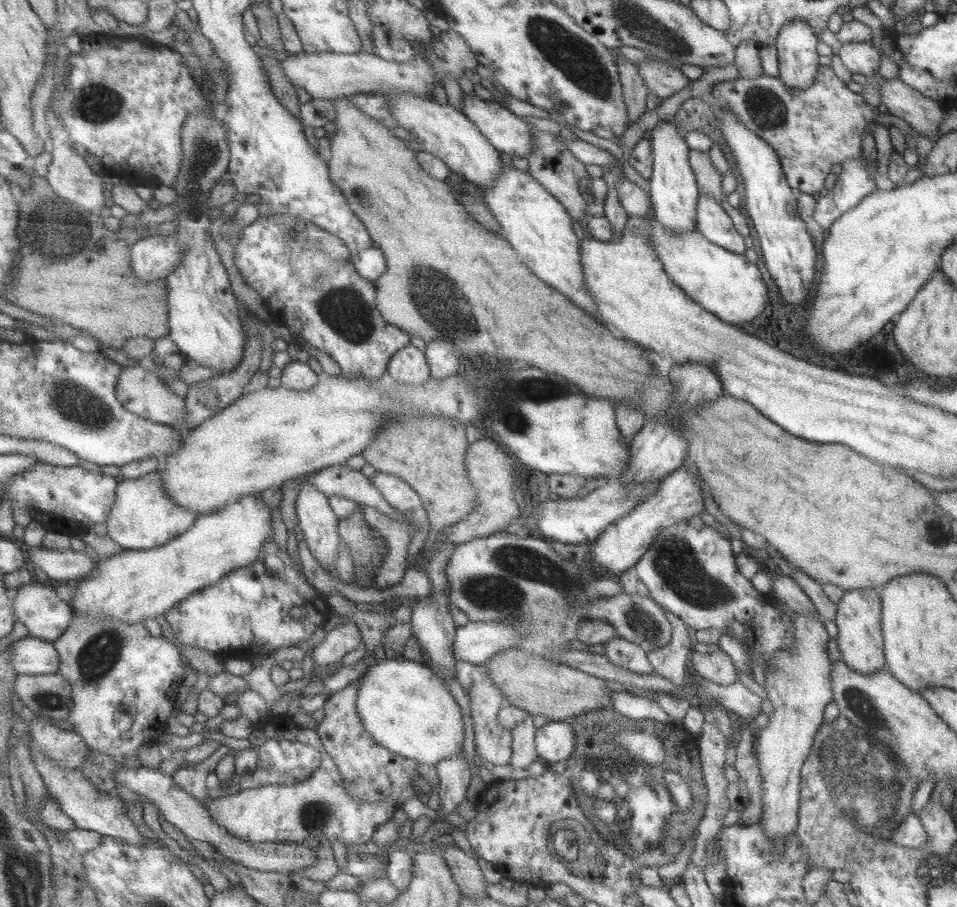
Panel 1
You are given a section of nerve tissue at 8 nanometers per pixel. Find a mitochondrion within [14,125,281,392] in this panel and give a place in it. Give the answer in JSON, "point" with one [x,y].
{"point":[70,232]}

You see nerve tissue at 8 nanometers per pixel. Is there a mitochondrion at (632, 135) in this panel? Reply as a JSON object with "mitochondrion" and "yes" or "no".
{"mitochondrion":"no"}

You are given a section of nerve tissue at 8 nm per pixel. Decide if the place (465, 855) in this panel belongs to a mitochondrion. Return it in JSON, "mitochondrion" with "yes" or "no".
{"mitochondrion":"no"}

